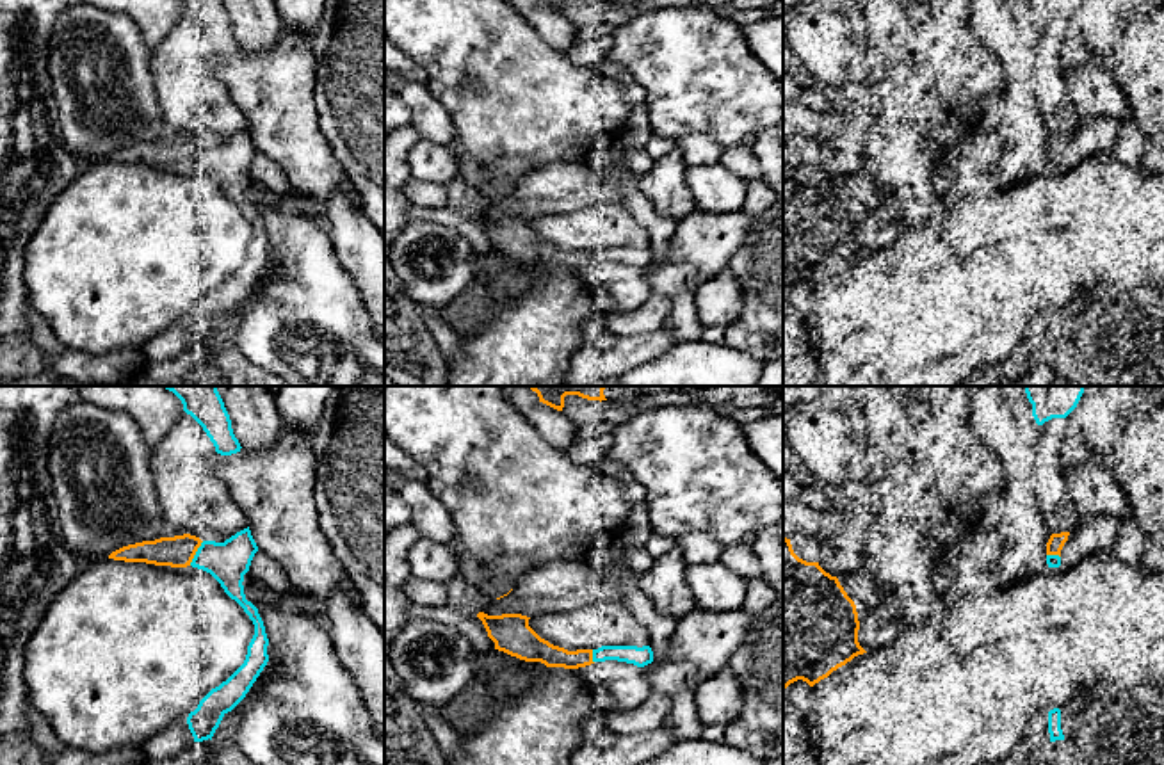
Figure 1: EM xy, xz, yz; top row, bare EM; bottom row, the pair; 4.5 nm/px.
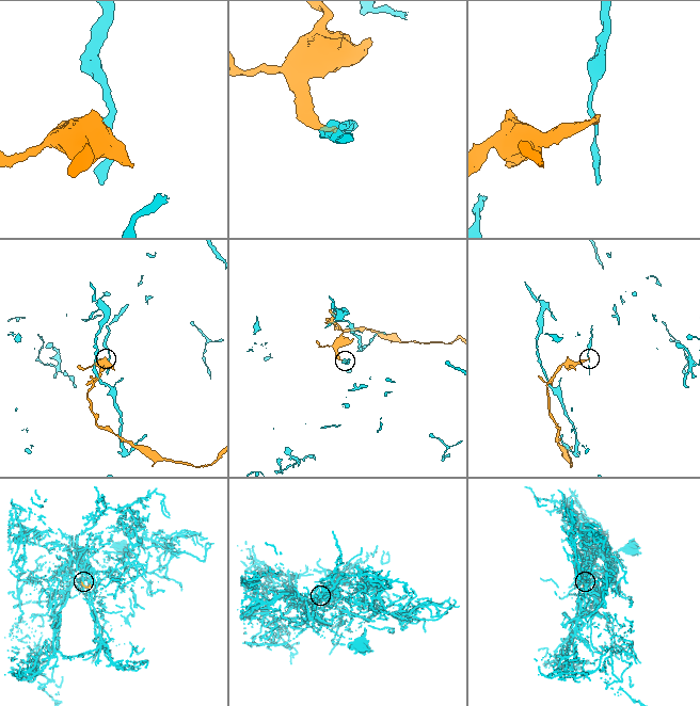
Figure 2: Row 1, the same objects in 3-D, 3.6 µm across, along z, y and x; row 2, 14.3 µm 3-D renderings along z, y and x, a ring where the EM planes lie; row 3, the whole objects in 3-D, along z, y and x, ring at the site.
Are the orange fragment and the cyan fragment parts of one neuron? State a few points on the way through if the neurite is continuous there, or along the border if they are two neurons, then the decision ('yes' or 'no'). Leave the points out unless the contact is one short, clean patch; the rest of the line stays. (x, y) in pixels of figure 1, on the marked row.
no

